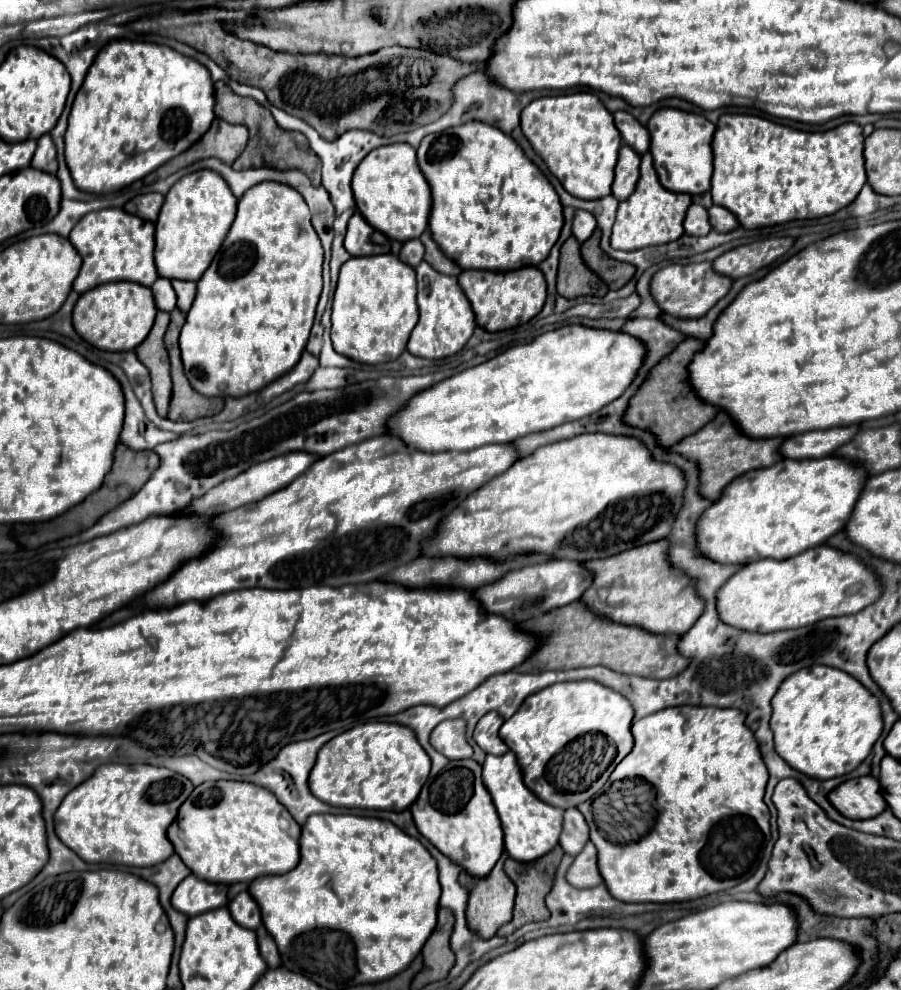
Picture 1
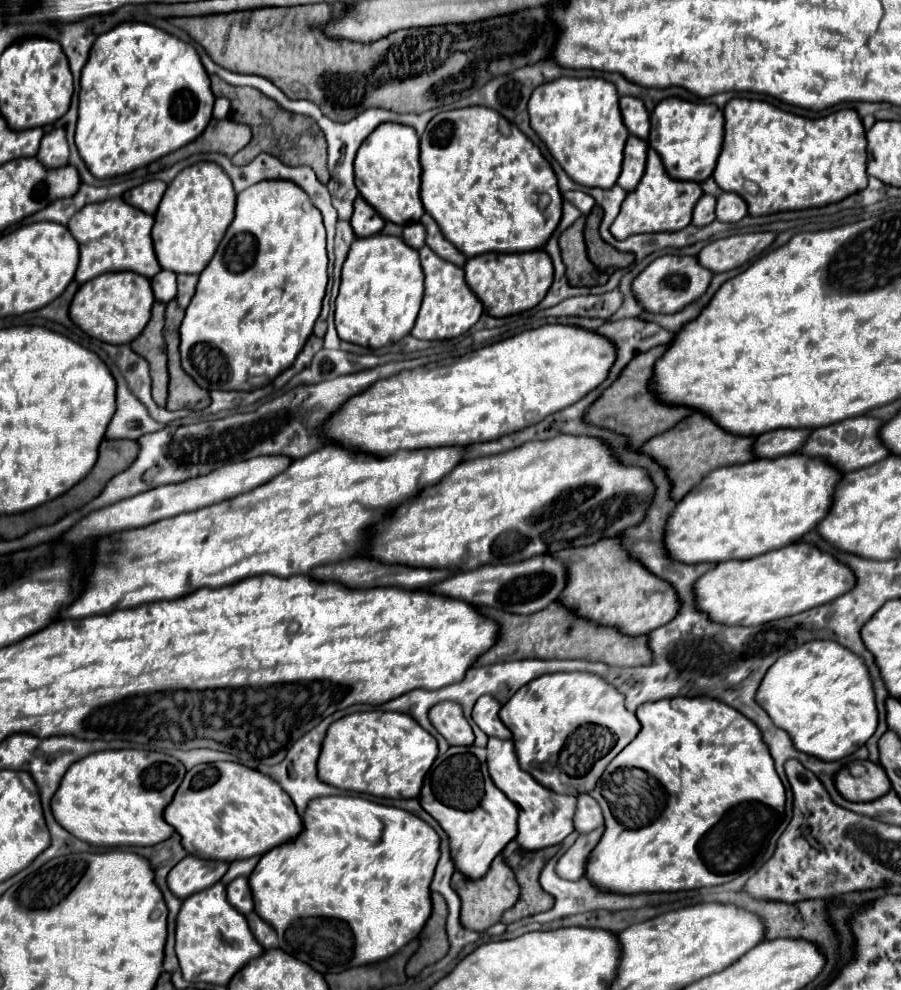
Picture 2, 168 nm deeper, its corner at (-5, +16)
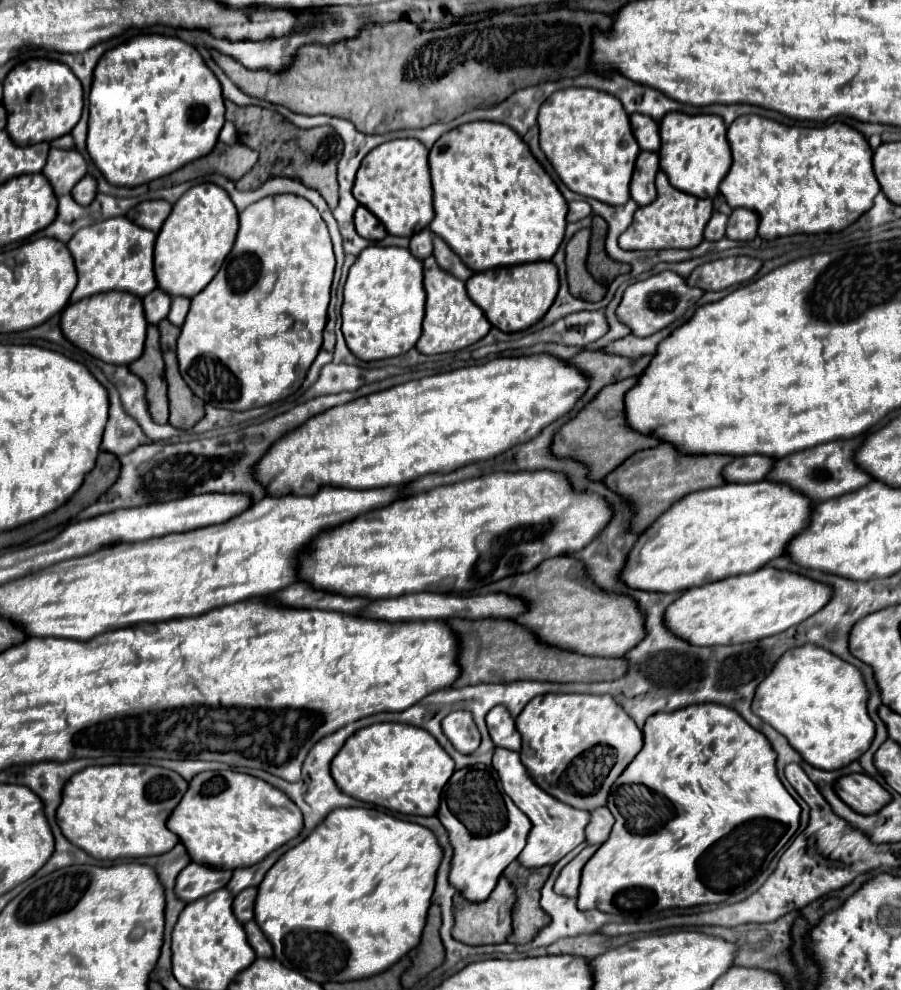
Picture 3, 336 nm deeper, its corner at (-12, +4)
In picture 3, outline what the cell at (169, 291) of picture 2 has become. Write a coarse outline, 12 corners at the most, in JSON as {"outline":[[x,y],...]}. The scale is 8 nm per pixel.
{"outline":[[160,288],[142,298],[148,324],[170,312],[170,296]]}

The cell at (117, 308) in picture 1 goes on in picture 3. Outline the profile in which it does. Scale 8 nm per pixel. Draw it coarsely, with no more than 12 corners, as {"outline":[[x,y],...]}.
{"outline":[[106,292],[68,304],[66,340],[108,364],[142,356],[142,300]]}

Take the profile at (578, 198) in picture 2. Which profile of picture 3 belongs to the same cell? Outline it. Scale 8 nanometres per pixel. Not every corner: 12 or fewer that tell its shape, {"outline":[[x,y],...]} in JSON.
{"outline":[[570,202],[568,222],[578,222],[592,212],[588,202]]}

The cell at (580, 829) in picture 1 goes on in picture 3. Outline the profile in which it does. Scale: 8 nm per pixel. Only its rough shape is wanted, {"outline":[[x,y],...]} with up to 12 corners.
{"outline":[[608,808],[590,814],[586,842],[600,846],[610,836],[614,816]]}

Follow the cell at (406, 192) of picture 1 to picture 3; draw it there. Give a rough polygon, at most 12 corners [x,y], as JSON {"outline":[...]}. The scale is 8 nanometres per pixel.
{"outline":[[390,140],[362,160],[354,198],[388,234],[434,216],[428,152]]}

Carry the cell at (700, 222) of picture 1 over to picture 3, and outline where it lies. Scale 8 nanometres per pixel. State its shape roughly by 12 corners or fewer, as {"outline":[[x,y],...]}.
{"outline":[[714,212],[704,238],[722,240],[726,236],[728,216]]}

